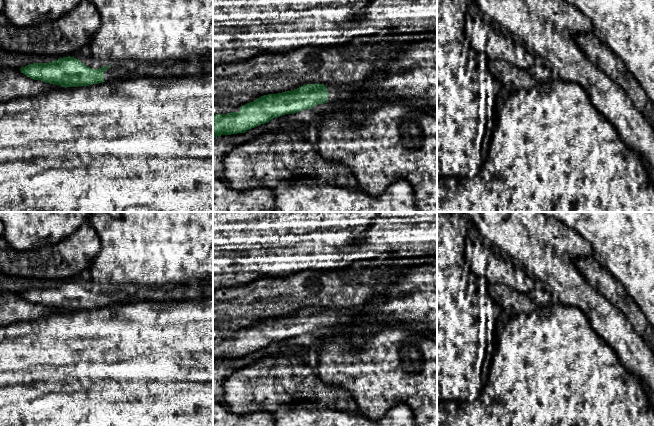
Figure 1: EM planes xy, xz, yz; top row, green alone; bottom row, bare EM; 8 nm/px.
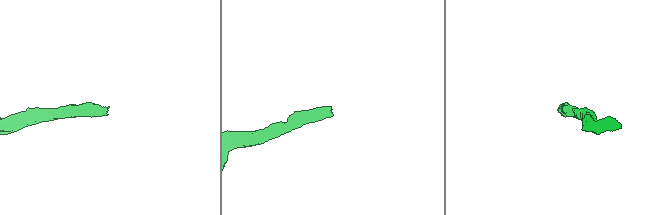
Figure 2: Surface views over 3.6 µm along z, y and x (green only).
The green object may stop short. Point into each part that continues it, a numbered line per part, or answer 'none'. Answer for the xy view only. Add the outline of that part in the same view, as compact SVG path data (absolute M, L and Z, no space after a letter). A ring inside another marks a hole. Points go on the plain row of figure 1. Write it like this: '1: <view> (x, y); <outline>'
1: xy (113, 296); M110 289L110 291L104 297L104 305L110 305L113 303L123 303L129 300L134 300L132 296L117 289Z

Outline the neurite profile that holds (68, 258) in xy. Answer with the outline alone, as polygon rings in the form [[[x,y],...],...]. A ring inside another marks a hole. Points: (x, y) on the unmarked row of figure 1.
[[[87,221],[61,242],[39,250],[18,252],[11,248],[0,248],[0,272],[15,277],[63,282],[79,275],[84,269],[90,268],[100,249],[101,242],[98,234]]]

